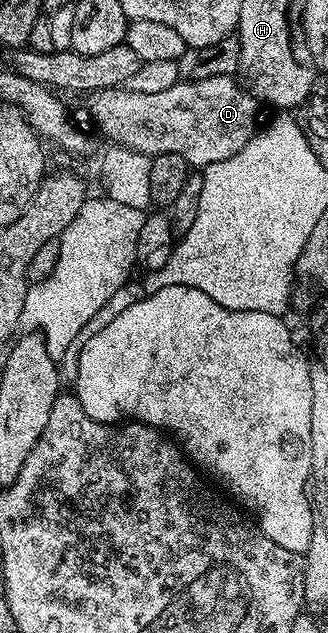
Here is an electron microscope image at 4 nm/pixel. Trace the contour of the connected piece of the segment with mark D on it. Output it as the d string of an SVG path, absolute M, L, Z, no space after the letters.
M233 76L209 77L199 81L179 79L175 85L168 87L168 91L160 91L156 95L136 93L128 87L100 89L89 98L90 117L95 127L107 137L107 142L115 146L131 149L148 158L169 153L180 155L180 159L184 159L191 167L205 167L224 159L232 159L232 155L236 155L236 151L244 151L244 147L259 132L260 102L250 94L249 88L234 80Z

